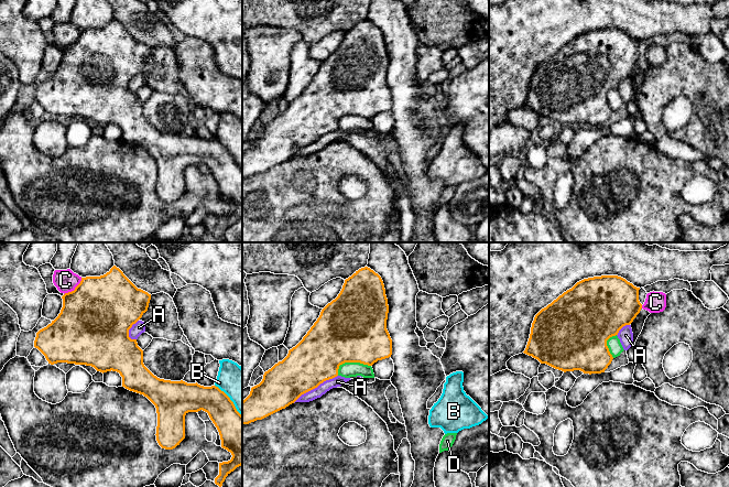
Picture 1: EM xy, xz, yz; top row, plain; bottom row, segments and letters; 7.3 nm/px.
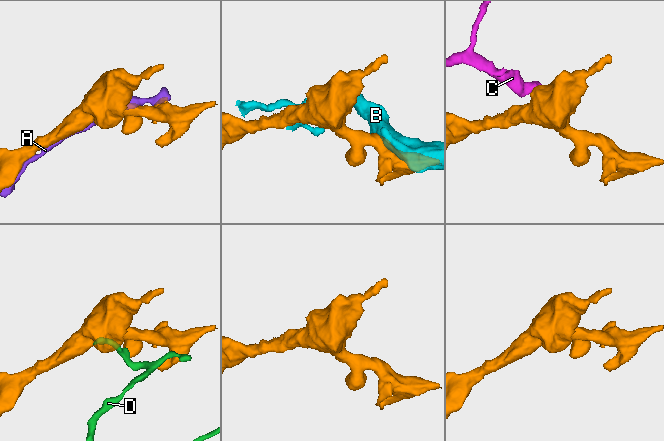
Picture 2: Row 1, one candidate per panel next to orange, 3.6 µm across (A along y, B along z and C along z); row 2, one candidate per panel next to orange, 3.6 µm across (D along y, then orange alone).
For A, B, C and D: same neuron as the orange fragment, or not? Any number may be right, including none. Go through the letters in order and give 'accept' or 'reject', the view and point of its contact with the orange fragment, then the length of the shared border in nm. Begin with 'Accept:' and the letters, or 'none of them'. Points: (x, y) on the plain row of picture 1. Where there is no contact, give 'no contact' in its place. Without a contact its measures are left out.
Accept: none of them
A: reject | xz (315, 140) | 380 nm
B: reject | xy (230, 153) | 300 nm
C: reject | xy (75, 42) | 180 nm
D: reject | xz (350, 115) | 260 nm

